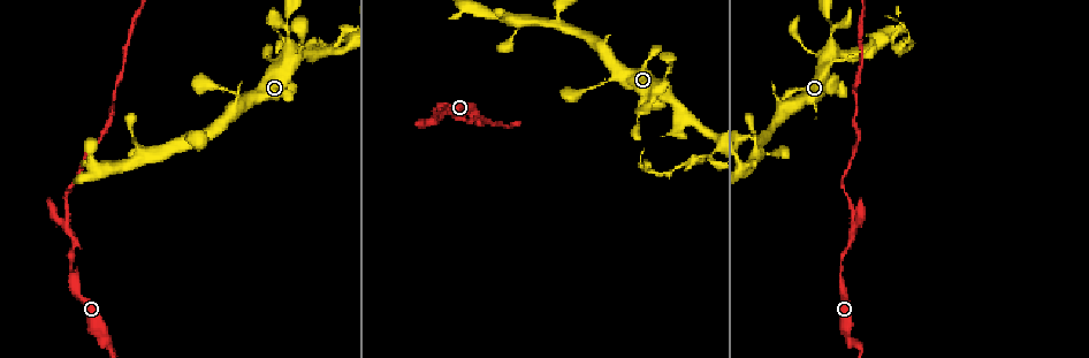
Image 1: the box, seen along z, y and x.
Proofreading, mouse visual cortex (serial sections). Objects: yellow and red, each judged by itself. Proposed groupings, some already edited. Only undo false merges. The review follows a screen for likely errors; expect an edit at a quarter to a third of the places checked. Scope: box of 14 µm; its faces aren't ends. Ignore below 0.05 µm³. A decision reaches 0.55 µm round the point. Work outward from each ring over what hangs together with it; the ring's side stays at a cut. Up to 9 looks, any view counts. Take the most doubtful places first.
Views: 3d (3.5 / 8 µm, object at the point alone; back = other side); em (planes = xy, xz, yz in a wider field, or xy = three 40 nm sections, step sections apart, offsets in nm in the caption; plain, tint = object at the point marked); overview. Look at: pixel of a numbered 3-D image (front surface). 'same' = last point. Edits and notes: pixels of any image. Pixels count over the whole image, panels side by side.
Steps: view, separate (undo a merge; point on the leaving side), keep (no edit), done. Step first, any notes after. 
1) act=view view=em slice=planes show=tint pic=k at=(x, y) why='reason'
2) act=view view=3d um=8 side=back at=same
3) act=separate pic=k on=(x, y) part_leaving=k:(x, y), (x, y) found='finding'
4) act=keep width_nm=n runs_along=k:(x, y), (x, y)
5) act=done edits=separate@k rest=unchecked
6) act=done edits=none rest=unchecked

act=view view=3d um=8 pic=1 at=(65, 224)

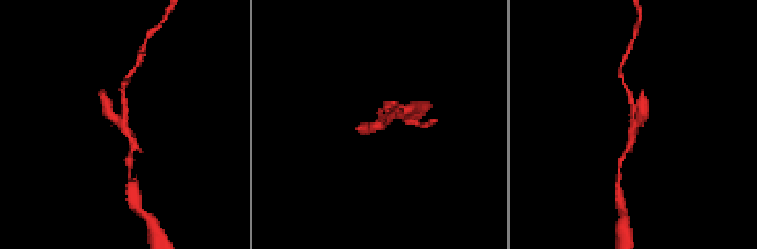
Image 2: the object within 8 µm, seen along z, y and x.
act=view view=em slice=xy step=3 show=tint pic=2 at=(633, 125) arms=3 arm_widths_nm=150,150,300

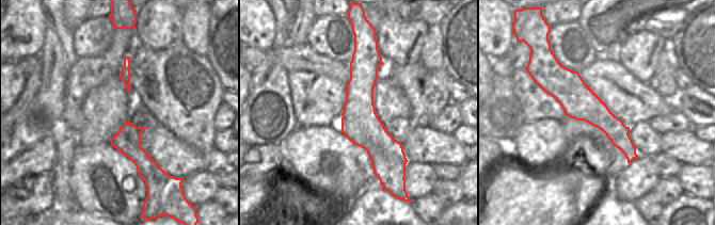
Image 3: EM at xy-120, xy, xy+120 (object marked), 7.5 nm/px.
act=separate pic=2 on=(106, 103) found='two cells meet here'

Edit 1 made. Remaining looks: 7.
act=view view=3d um=8 pic=1 at=(891, 41) why='a fork'

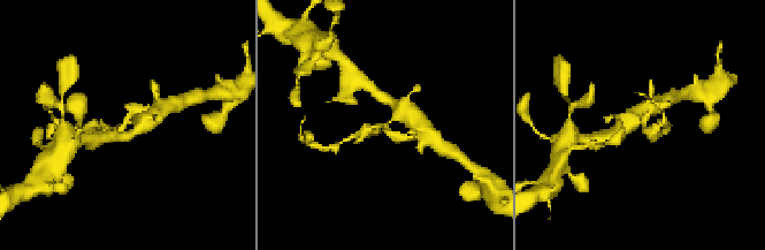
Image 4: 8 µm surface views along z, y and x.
act=view view=3d um=3.5 pic=4 at=(129, 122)

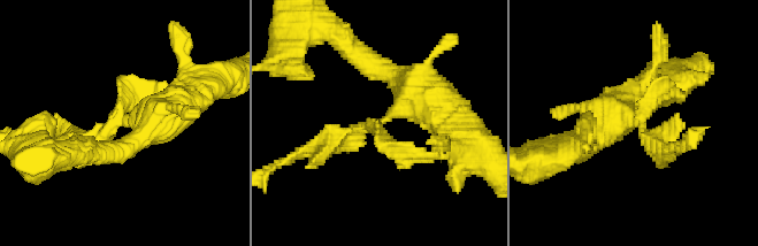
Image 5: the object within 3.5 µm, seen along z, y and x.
act=view view=em slice=planes show=tint pic=5 at=(116, 118) why='need the tissue'

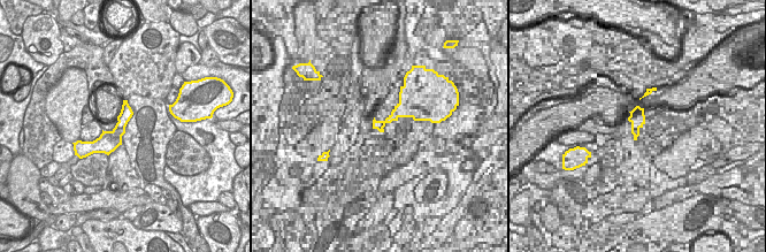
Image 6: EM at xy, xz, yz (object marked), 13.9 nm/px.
act=separate pic=5 on=(136, 81) part_leaving=5:(382, 120), (332, 131), (286, 161) found='two cells meet here'

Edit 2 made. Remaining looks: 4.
act=view view=overview

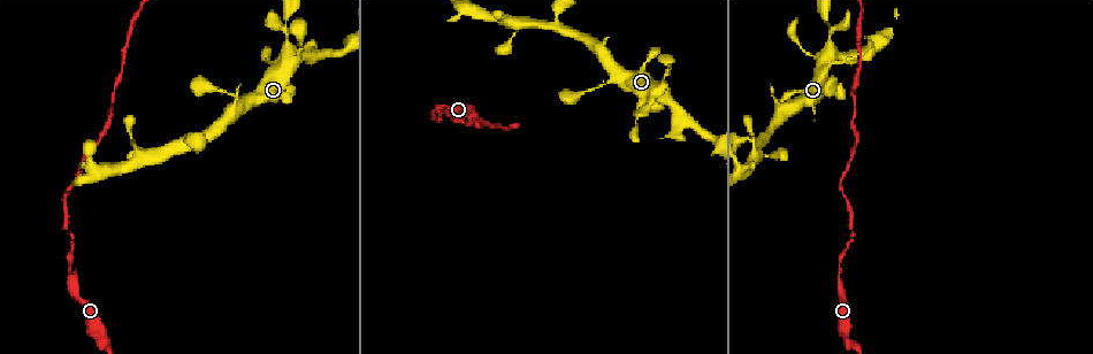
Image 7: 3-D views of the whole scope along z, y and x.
act=view view=3d um=3.5 pic=7 at=(830, 26) why='two arms in line, one across'

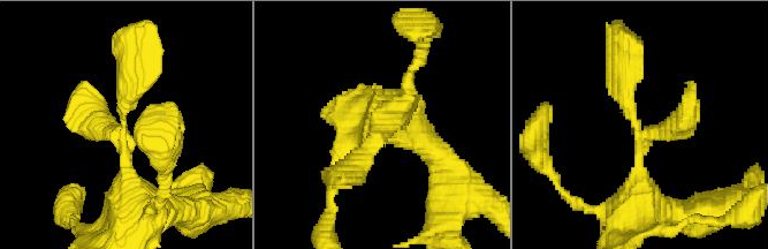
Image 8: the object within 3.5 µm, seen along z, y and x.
act=view view=em slice=planes show=tint pic=8 at=(122, 132) arms=3 arm_widths_nm=300,350,400

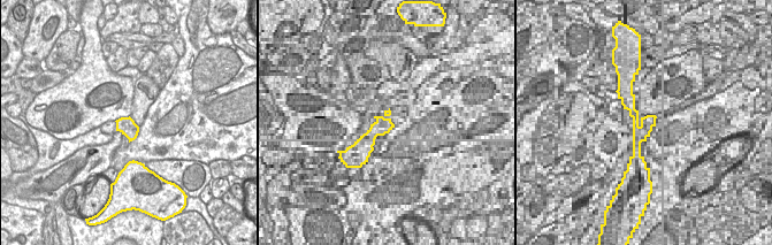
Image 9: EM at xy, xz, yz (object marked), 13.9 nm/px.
act=keep width_nm=240 runs_along=8:(150, 211), (124, 173), (124, 88), (136, 52) found='all the same cell'

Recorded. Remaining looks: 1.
act=done edits=separate@2,separate@5 rest=unchecked

